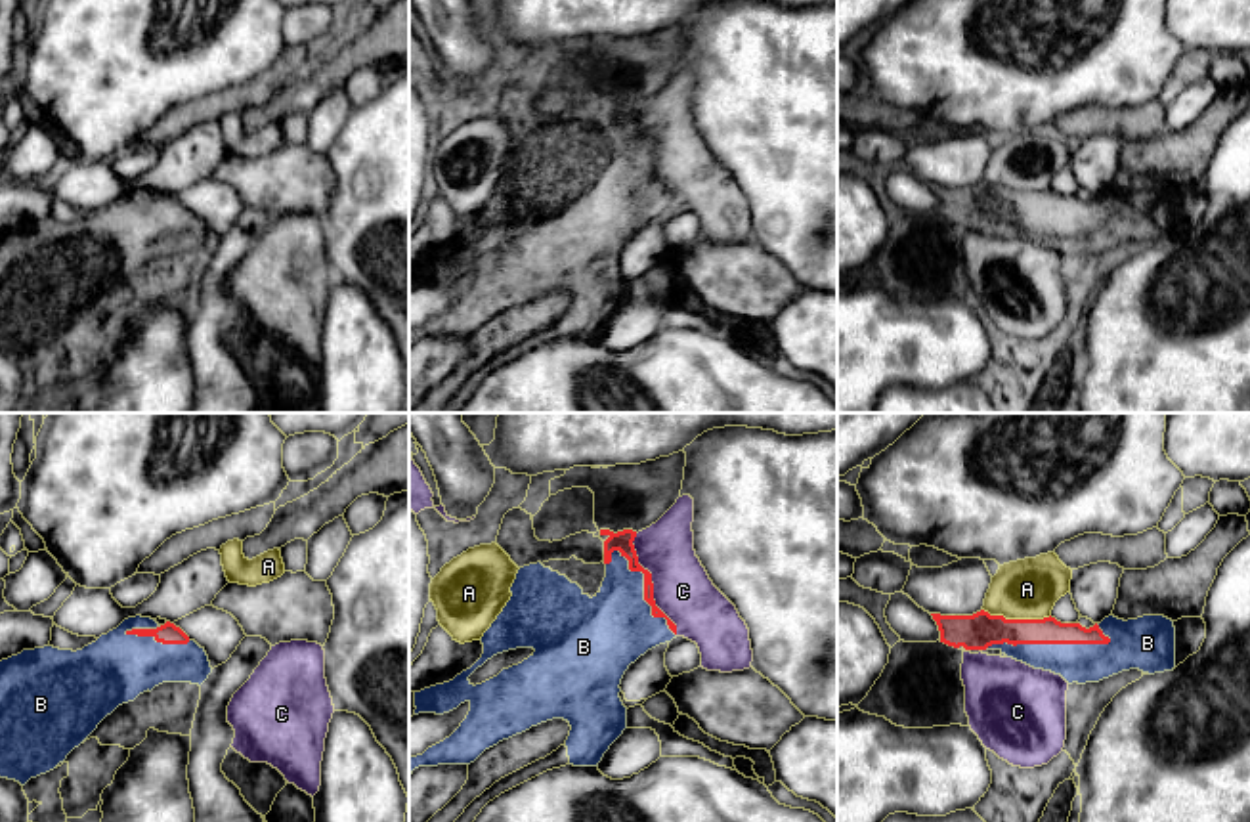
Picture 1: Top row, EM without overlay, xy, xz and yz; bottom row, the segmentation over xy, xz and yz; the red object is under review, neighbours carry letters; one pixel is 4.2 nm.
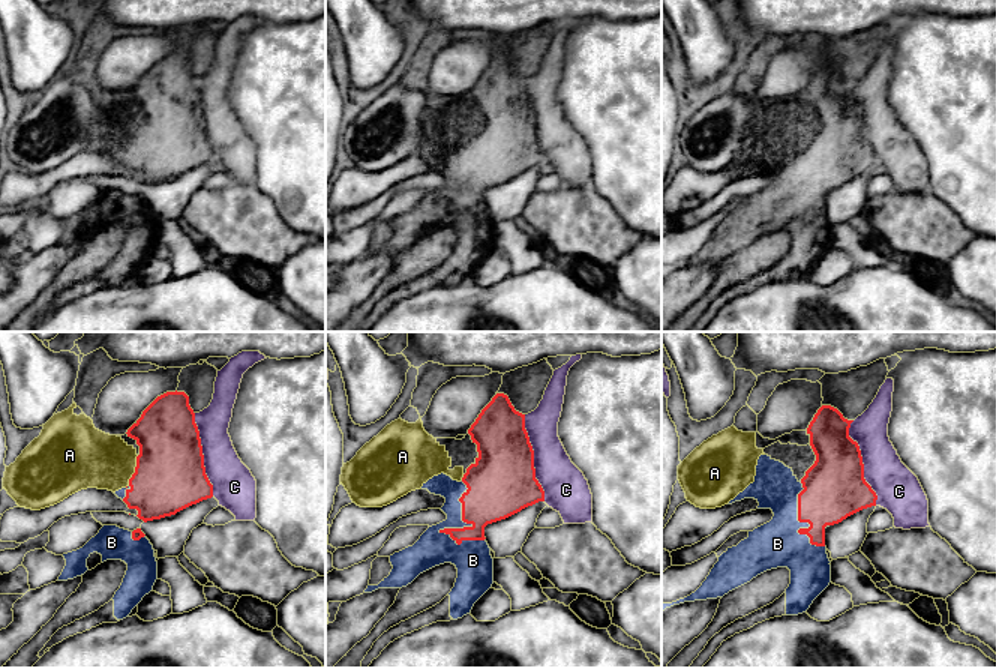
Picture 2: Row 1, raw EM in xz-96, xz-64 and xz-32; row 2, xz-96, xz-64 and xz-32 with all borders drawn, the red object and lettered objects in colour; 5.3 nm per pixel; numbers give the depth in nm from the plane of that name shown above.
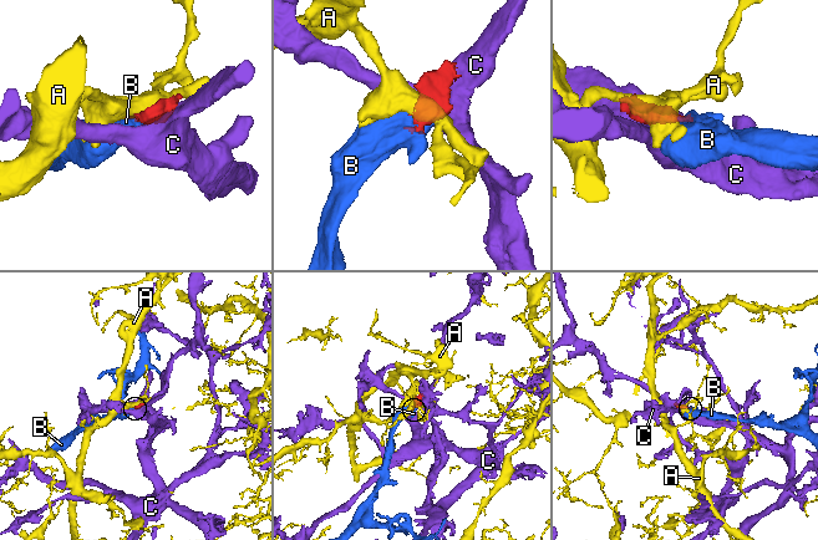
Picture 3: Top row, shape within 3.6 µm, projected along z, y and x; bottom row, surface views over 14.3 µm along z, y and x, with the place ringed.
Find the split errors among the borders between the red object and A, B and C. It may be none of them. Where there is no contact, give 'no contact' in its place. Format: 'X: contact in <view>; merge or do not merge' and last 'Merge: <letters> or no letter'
A: contact in yz; do not merge
B: contact in yz; merge
C: contact in xz; do not merge
Merge: B

